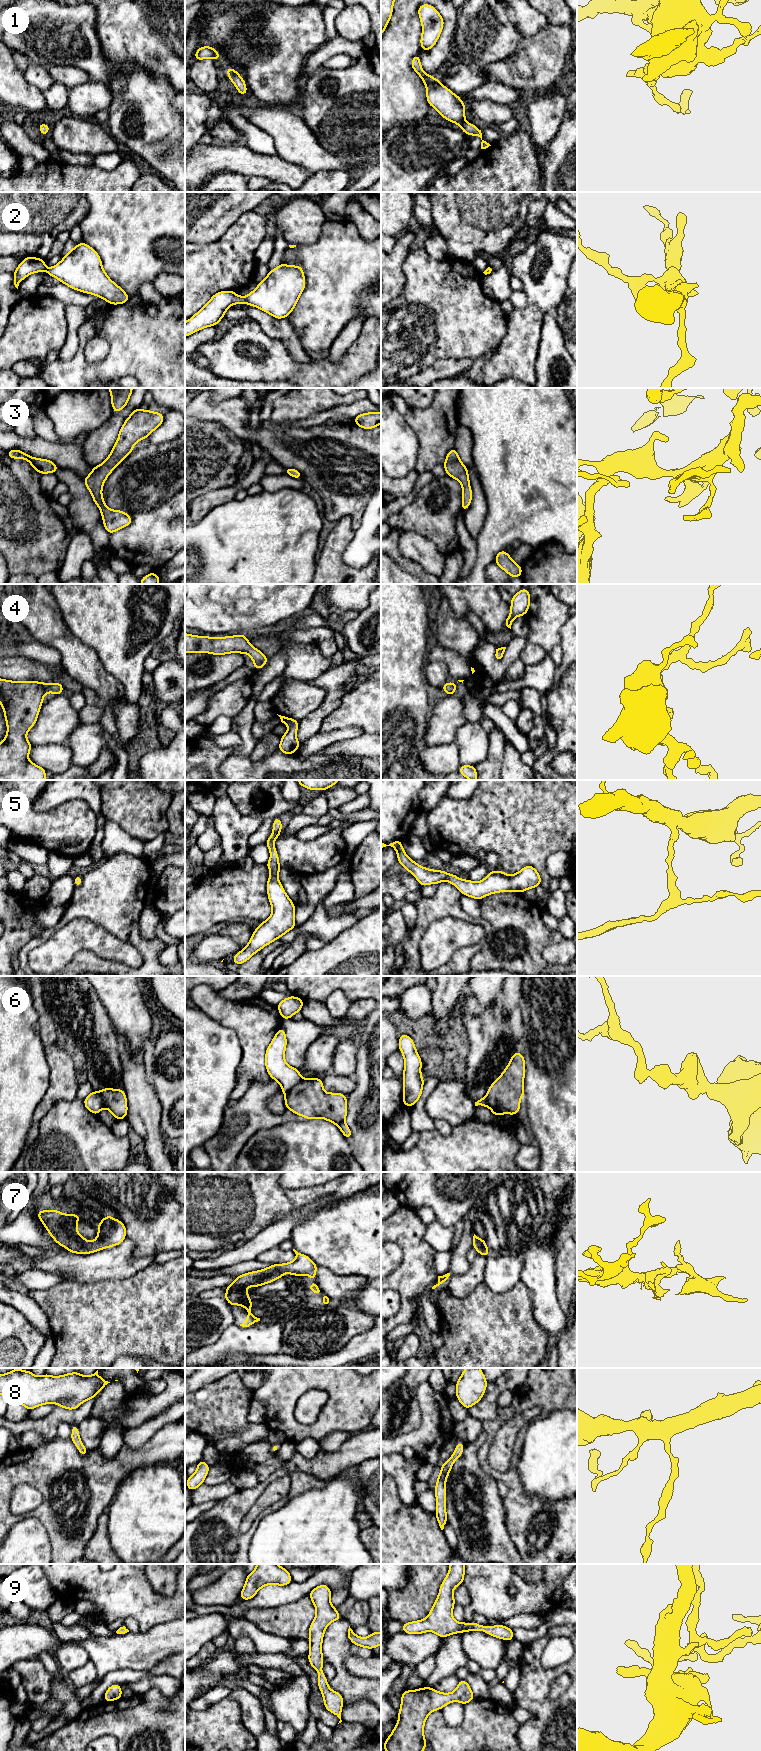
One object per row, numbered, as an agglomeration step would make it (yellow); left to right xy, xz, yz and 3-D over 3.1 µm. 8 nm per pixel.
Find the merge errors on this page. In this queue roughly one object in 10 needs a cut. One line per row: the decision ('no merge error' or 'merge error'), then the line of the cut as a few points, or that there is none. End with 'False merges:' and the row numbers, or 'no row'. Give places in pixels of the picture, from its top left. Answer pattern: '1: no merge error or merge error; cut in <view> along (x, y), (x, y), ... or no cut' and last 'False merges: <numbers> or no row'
1: no merge error; no cut
2: no merge error; no cut
3: no merge error; no cut
4: no merge error; no cut
5: no merge error; no cut
6: merge error; cut in xz along (303, 1079), (295, 1084), (285, 1095)
7: no merge error; no cut
8: no merge error; no cut
9: no merge error; no cut
False merges: 6

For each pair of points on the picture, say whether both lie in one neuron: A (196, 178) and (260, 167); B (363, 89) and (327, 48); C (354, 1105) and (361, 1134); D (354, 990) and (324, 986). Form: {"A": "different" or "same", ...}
{"A": "same", "B": "different", "C": "same", "D": "same"}

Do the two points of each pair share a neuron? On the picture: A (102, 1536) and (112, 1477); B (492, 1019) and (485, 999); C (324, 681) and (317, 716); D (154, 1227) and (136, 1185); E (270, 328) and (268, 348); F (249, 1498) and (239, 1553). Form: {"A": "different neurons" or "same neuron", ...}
{"A": "different neurons", "B": "different neurons", "C": "same neuron", "D": "same neuron", "E": "different neurons", "F": "same neuron"}

